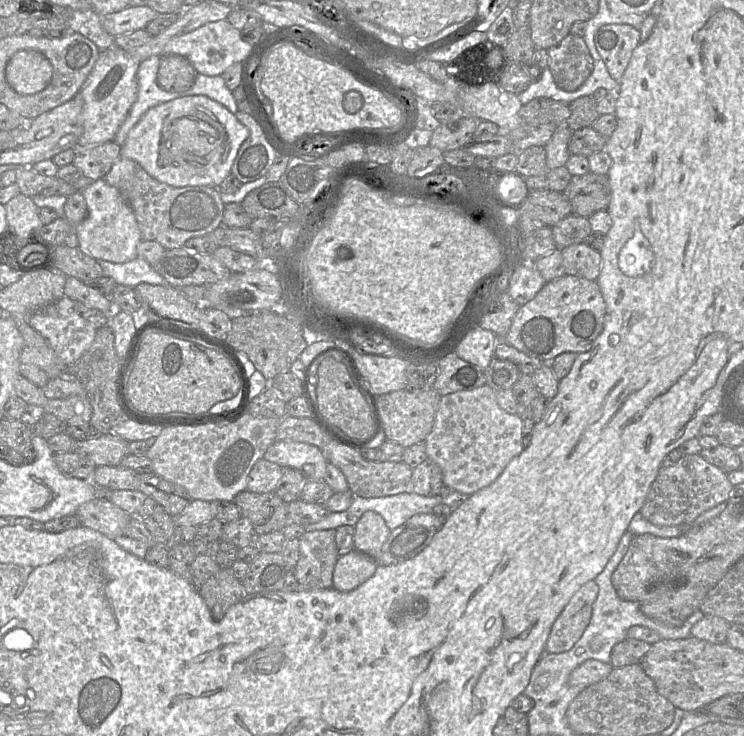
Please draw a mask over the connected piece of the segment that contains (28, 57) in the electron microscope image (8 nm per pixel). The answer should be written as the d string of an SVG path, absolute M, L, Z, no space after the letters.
M20 50L8 61L6 81L21 95L32 95L44 90L51 82L53 68L39 51Z

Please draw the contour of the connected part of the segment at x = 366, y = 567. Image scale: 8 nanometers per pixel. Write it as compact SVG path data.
M357 550L339 556L333 571L333 588L341 592L354 590L373 576L377 566L374 558Z

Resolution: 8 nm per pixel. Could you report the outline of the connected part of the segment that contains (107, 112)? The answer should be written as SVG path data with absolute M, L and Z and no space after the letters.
M115 45L101 50L93 69L79 91L83 99L83 132L79 138L78 147L114 141L119 127L137 99L139 64L124 49Z

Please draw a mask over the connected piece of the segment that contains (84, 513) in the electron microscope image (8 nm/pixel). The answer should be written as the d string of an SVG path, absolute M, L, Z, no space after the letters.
M95 497L82 504L75 515L83 526L96 530L110 538L125 535L131 515L108 499Z

